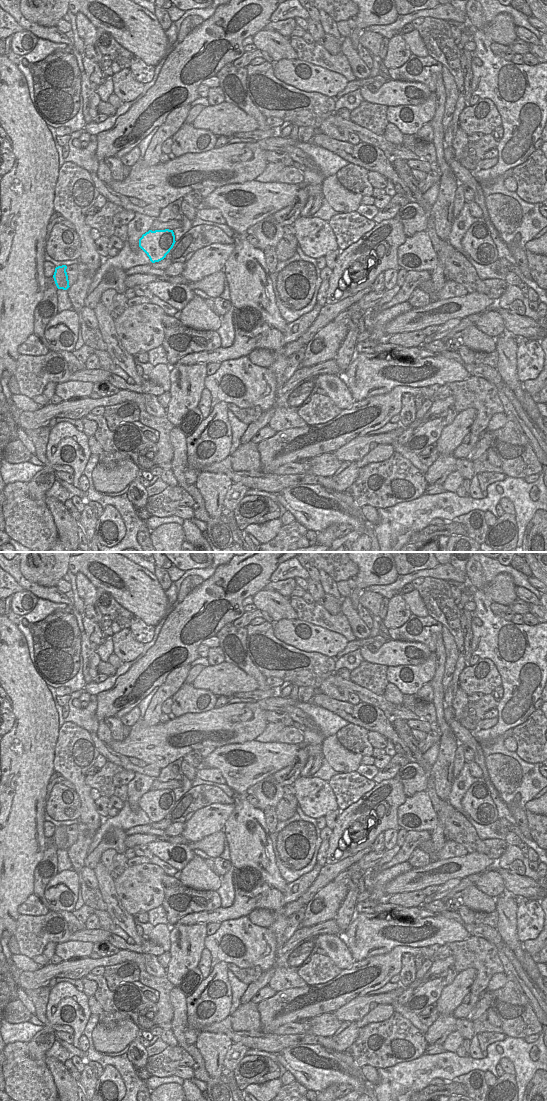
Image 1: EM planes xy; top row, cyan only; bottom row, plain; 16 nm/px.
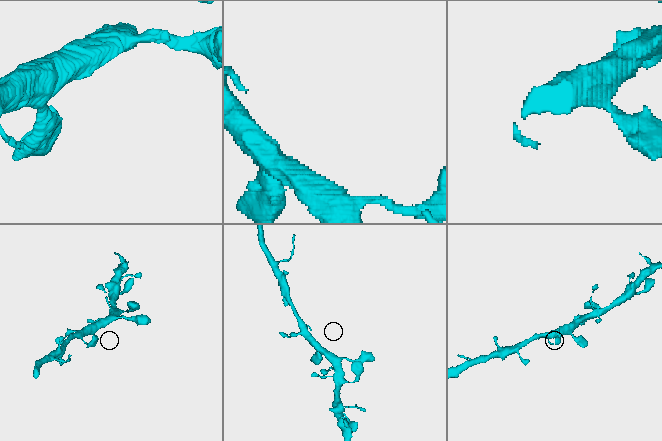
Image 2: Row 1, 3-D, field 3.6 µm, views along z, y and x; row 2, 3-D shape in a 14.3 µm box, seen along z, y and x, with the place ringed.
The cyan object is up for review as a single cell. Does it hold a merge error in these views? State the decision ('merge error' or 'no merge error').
no merge error

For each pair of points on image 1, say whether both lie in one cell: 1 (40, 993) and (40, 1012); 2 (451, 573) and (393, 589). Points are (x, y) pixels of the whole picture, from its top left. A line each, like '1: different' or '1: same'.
1: same
2: same

